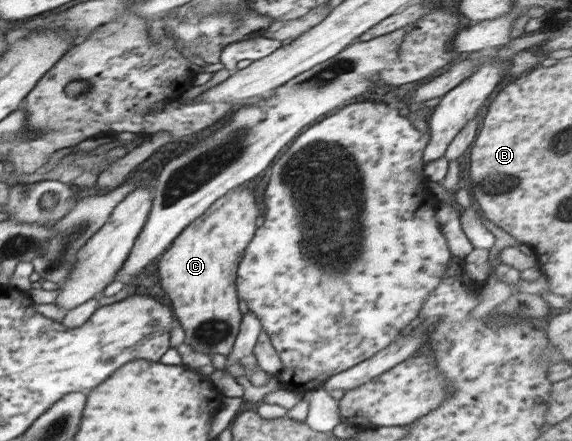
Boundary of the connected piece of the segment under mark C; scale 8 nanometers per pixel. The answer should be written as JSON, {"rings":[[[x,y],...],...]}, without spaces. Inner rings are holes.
{"rings":[[[246,186],[233,188],[211,204],[211,207],[202,216],[184,228],[160,258],[158,266],[162,288],[166,296],[170,298],[172,308],[186,334],[185,344],[192,346],[196,352],[210,356],[221,354],[227,357],[234,348],[243,316],[238,307],[240,300],[235,283],[238,262],[241,261],[248,243],[253,239],[258,216],[254,192],[248,190]]]}

